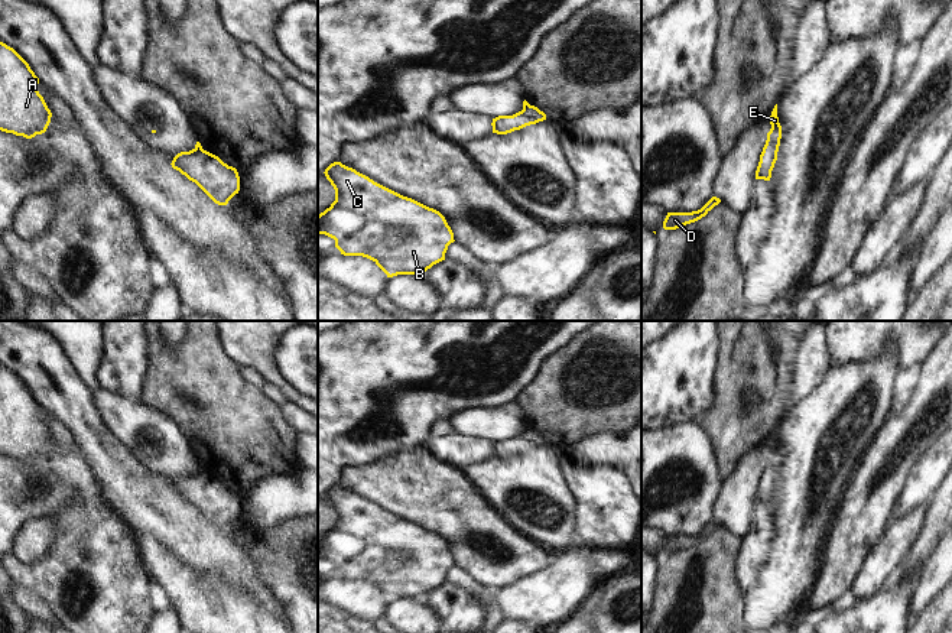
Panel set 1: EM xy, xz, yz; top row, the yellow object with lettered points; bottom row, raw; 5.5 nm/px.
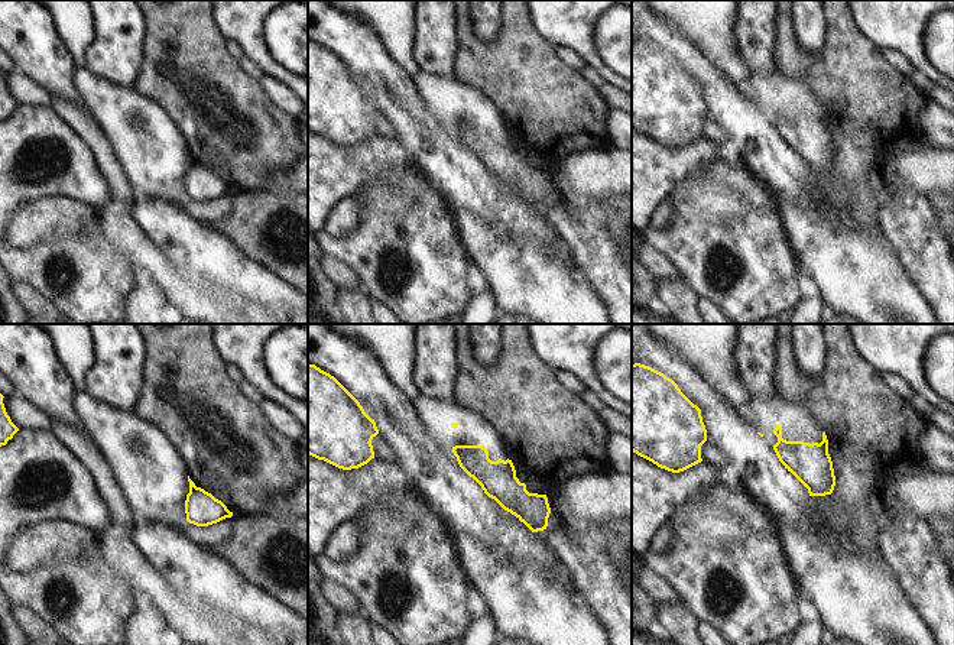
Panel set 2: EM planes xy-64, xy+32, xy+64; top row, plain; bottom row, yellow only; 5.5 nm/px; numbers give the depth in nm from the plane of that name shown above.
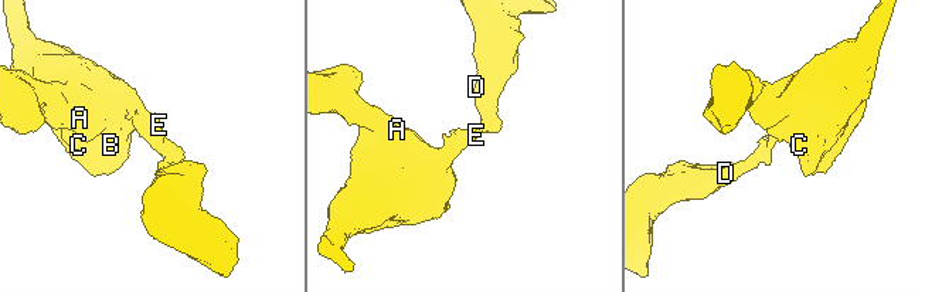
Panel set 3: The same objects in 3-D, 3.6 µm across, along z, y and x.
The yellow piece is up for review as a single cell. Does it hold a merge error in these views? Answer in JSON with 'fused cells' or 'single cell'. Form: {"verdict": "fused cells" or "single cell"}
{"verdict": "single cell"}

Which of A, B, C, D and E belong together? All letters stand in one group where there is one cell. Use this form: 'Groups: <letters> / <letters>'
Groups: A B C D E

